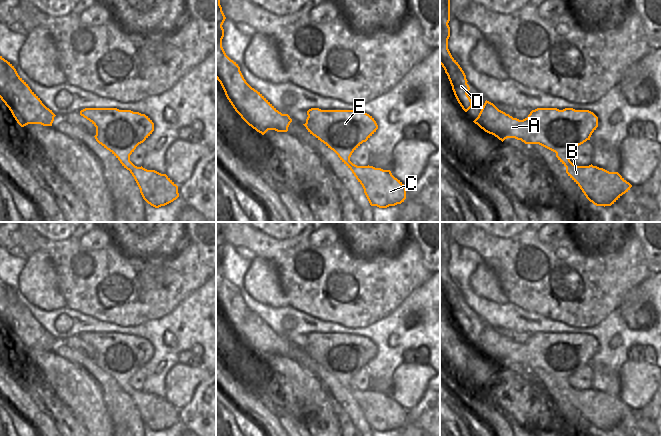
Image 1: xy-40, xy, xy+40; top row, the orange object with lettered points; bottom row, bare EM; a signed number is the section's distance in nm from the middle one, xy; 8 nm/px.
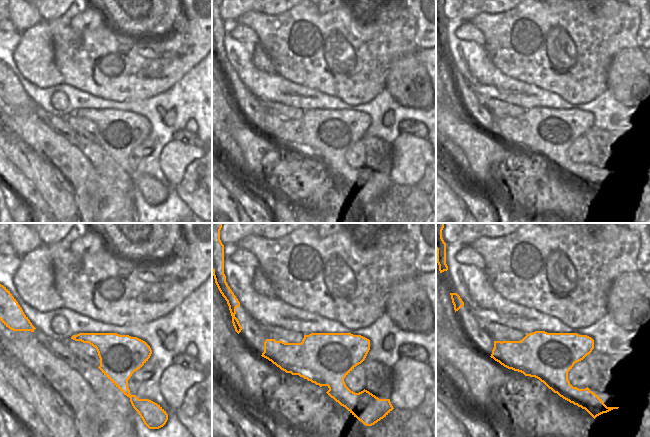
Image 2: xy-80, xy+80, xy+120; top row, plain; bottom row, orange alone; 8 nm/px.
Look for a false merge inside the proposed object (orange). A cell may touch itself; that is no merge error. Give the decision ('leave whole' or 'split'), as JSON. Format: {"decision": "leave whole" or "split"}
{"decision": "split"}

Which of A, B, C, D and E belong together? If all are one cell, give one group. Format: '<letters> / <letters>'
A B C E / D

